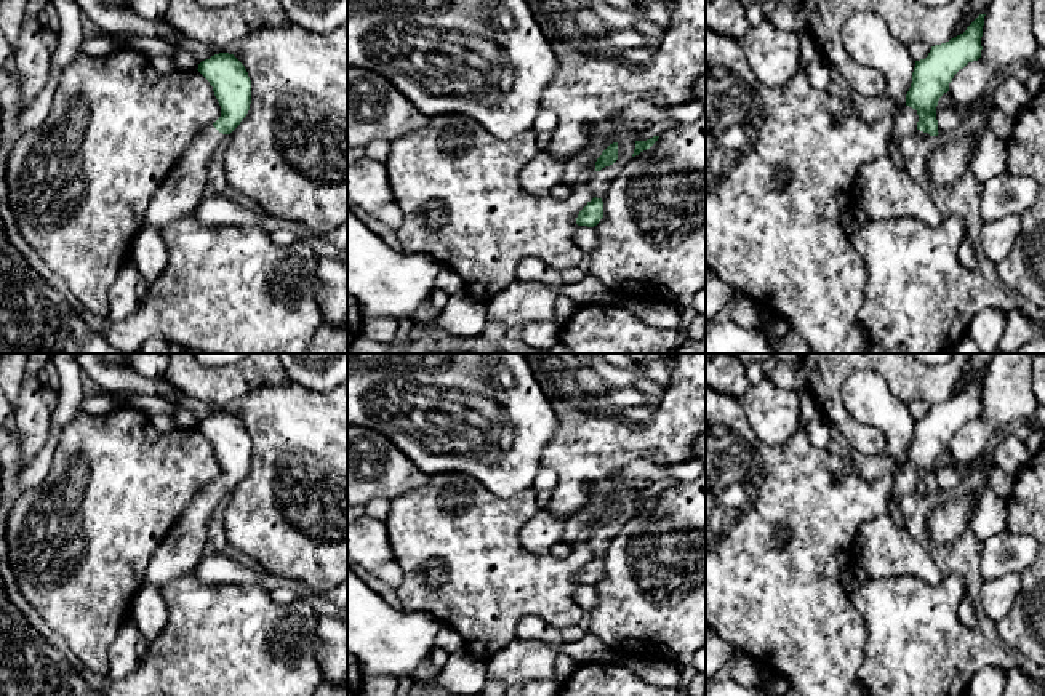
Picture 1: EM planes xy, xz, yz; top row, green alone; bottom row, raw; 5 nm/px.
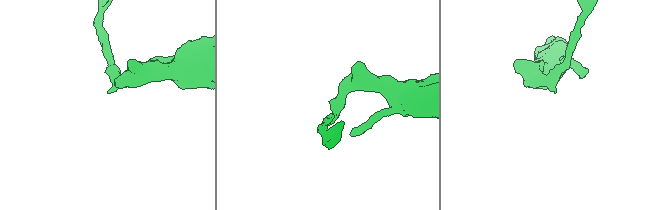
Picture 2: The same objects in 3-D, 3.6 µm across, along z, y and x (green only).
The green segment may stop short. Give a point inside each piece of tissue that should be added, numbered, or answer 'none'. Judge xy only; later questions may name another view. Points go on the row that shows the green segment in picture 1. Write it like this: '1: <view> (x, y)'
1: xy (180, 194)

